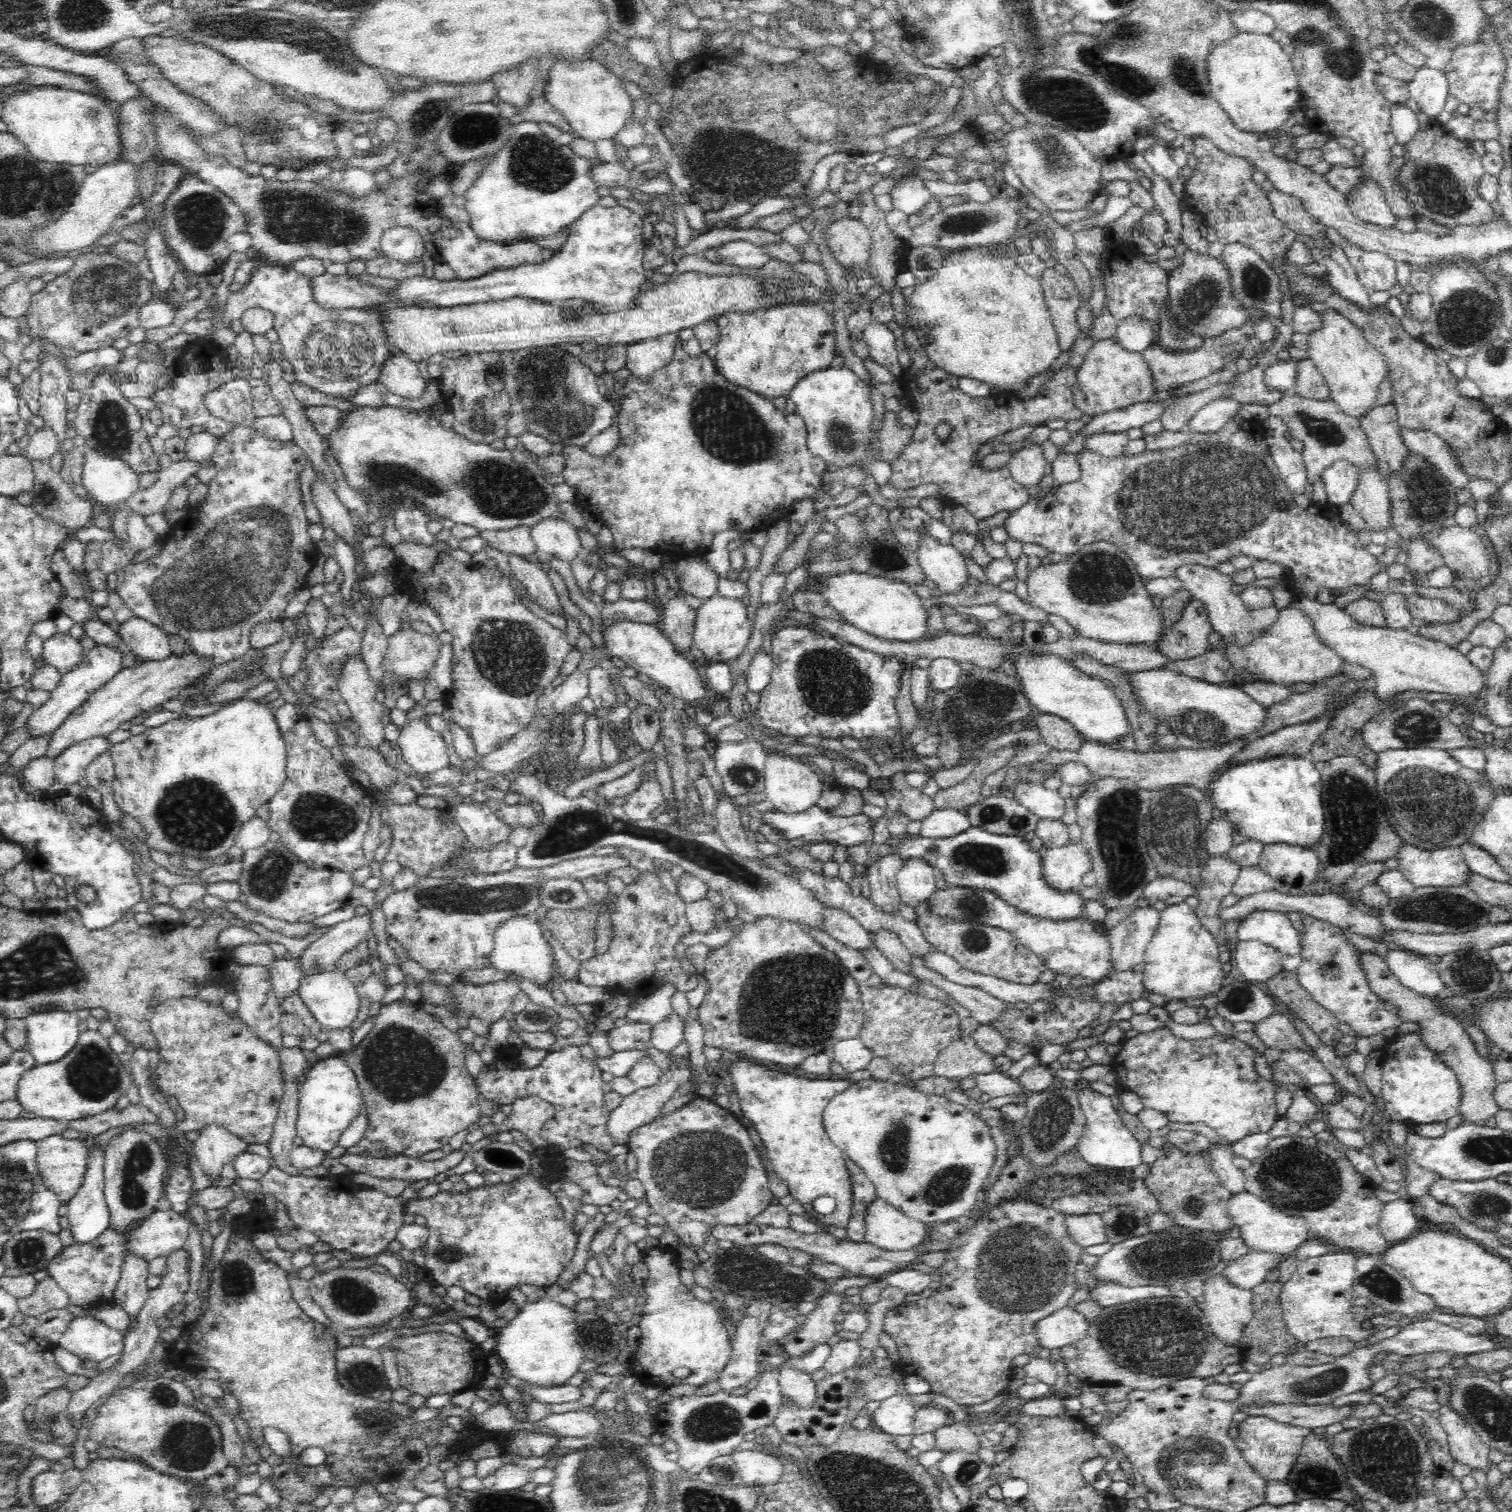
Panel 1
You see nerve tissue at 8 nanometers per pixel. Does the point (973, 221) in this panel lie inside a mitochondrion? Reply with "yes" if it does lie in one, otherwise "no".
yes

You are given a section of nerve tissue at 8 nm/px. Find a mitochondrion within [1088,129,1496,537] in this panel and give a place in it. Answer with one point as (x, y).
(1439, 191)

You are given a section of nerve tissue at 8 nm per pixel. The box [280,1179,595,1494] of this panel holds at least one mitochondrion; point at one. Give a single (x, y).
(356, 1298)

